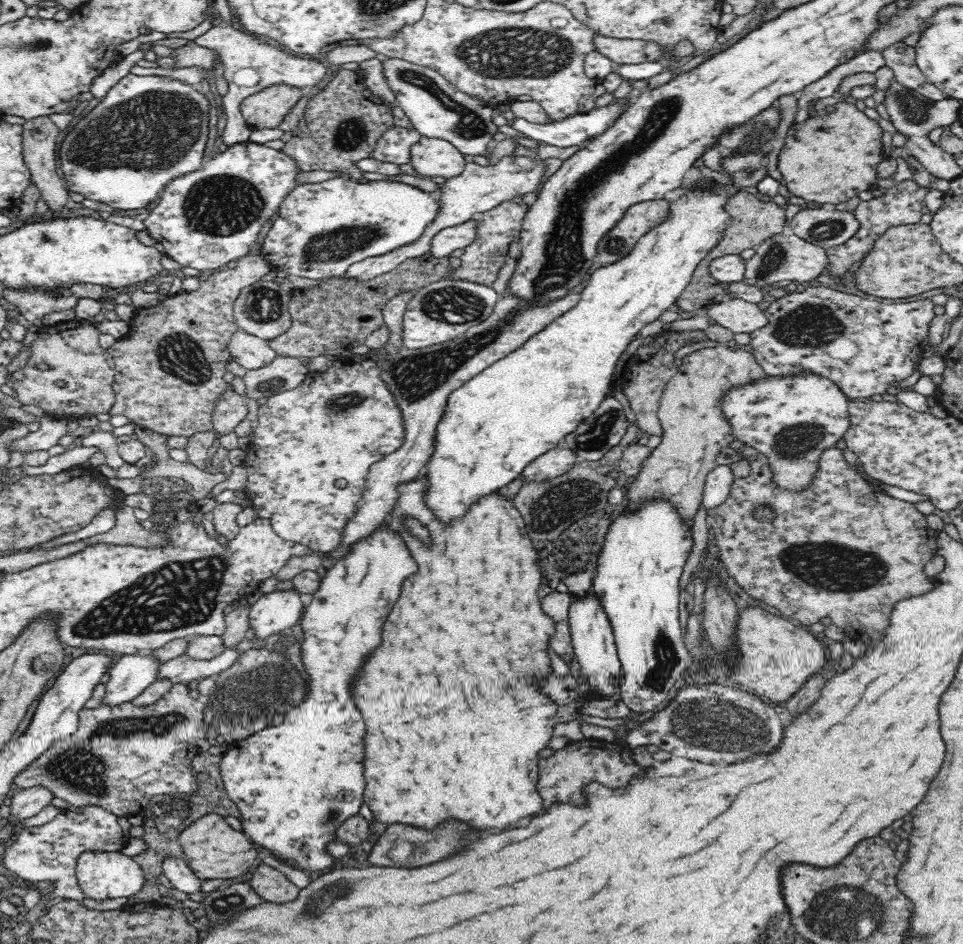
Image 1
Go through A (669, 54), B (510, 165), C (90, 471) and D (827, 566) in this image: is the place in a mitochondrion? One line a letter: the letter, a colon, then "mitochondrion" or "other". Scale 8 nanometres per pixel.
A: other
B: other
C: other
D: mitochondrion

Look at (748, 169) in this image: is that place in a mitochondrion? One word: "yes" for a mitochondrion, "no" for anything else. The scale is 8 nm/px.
yes

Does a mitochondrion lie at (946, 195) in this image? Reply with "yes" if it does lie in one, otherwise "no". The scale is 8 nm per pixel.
no

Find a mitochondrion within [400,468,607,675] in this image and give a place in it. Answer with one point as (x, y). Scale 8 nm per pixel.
(551, 508)

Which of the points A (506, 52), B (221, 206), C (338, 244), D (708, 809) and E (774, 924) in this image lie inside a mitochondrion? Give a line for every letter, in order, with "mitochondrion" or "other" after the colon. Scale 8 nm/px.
A: mitochondrion
B: mitochondrion
C: mitochondrion
D: other
E: mitochondrion

